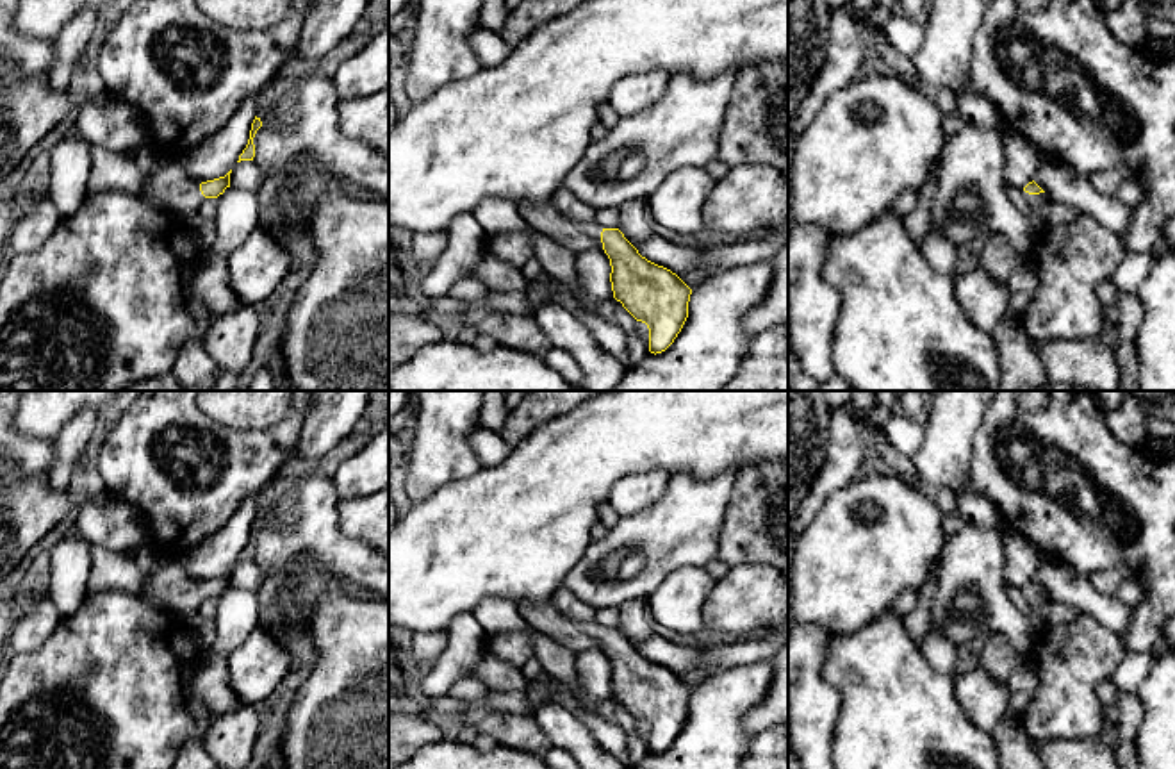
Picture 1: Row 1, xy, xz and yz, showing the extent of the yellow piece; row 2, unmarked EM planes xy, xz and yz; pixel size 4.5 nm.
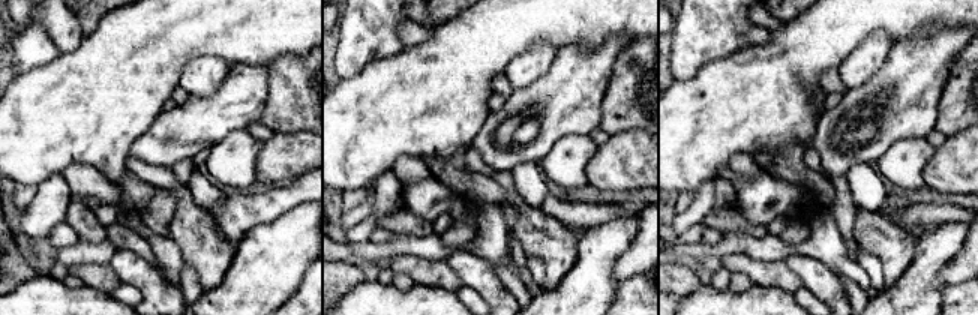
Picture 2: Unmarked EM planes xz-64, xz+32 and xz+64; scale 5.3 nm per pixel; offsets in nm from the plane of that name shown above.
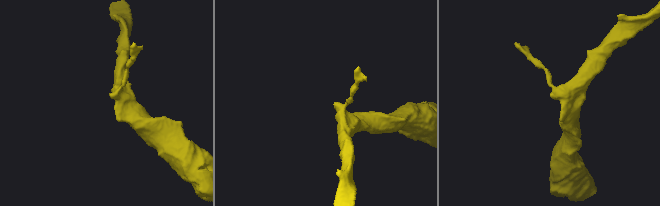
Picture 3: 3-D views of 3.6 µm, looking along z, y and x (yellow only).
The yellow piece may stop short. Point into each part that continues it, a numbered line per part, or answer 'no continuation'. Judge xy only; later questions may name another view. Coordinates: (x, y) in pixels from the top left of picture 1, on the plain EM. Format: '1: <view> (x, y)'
1: xy (172, 589)

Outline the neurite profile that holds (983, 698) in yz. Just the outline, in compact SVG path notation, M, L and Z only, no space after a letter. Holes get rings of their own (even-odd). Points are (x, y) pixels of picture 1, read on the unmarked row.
M981 666L954 676L954 692L968 719L986 733L993 733L1007 714L1009 687Z

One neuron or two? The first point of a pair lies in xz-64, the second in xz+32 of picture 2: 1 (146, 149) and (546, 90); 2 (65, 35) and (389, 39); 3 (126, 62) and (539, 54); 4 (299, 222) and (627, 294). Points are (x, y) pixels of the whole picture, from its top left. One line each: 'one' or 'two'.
1: one
2: two
3: two
4: two

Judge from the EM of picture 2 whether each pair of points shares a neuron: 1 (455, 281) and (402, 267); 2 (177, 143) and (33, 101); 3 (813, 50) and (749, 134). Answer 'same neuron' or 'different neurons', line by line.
1: same neuron
2: different neurons
3: same neuron

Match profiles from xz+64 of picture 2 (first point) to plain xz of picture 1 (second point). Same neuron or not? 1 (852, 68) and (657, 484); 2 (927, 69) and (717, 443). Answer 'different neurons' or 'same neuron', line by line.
1: same neuron
2: different neurons

